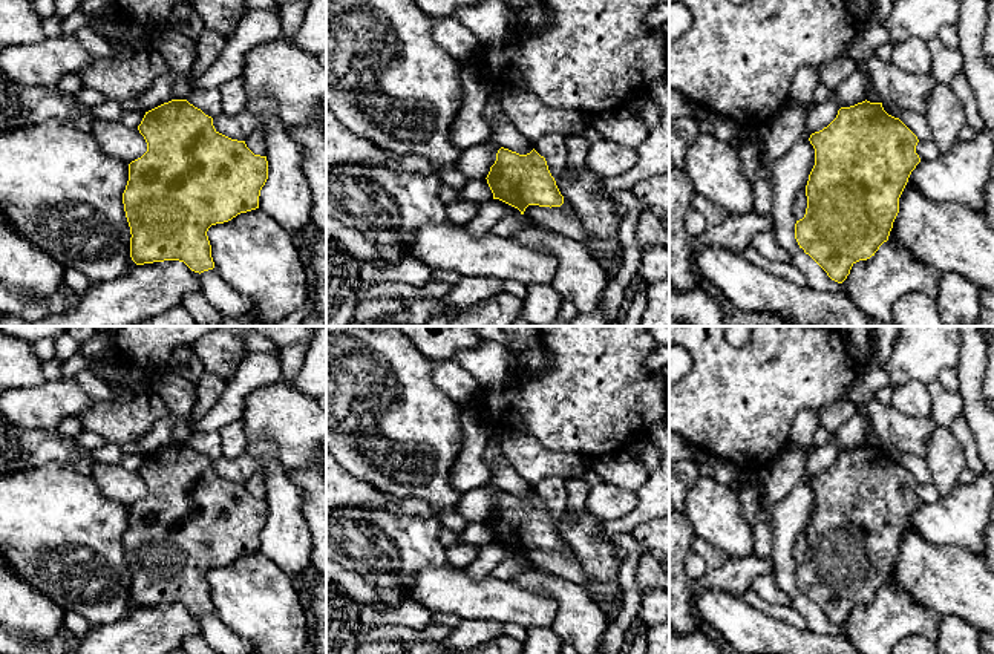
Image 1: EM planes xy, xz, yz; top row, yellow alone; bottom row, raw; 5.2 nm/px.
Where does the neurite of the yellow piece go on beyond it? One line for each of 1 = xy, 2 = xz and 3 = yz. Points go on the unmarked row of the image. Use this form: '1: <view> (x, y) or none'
1: none
2: none
3: none

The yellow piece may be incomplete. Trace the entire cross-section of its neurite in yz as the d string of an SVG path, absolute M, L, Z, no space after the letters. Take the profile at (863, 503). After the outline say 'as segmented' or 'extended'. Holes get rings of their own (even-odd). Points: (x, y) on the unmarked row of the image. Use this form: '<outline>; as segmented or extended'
M862 444L841 450L836 461L809 481L815 508L806 528L807 551L795 567L795 582L827 619L842 626L852 610L867 603L888 584L899 556L899 541L920 505L917 479L888 458L882 446Z; as segmented

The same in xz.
M501 490L487 518L493 542L499 542L524 558L528 548L561 550L561 538L547 504L535 492L519 498Z; as segmented

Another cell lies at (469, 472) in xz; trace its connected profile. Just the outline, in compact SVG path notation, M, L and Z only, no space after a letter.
M478 406L464 407L461 423L464 426L464 441L463 450L452 467L452 486L461 493L469 493L492 479L492 469L482 459L482 452L493 427Z

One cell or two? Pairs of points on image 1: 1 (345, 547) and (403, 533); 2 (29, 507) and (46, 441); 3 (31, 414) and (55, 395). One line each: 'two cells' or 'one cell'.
1: one cell
2: two cells
3: one cell

